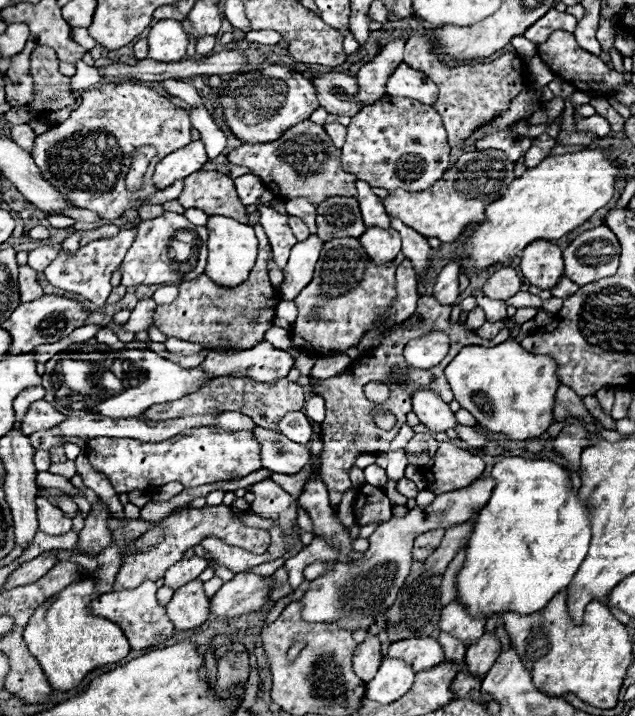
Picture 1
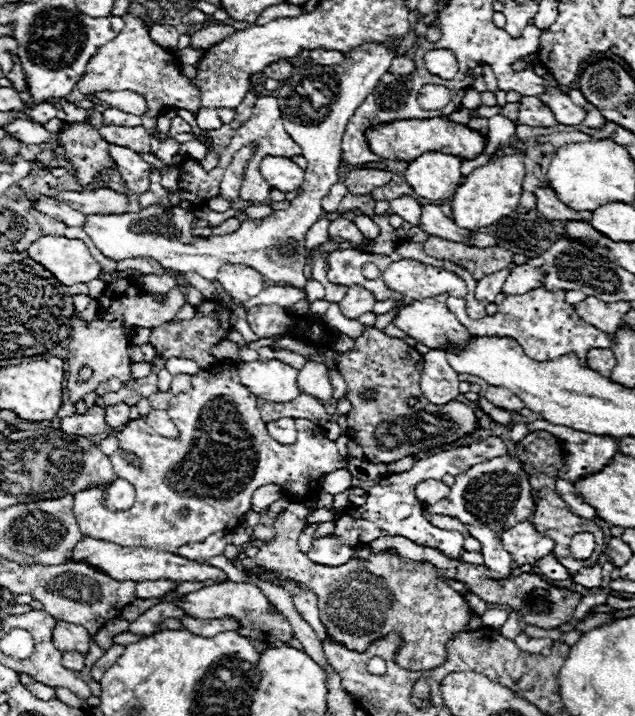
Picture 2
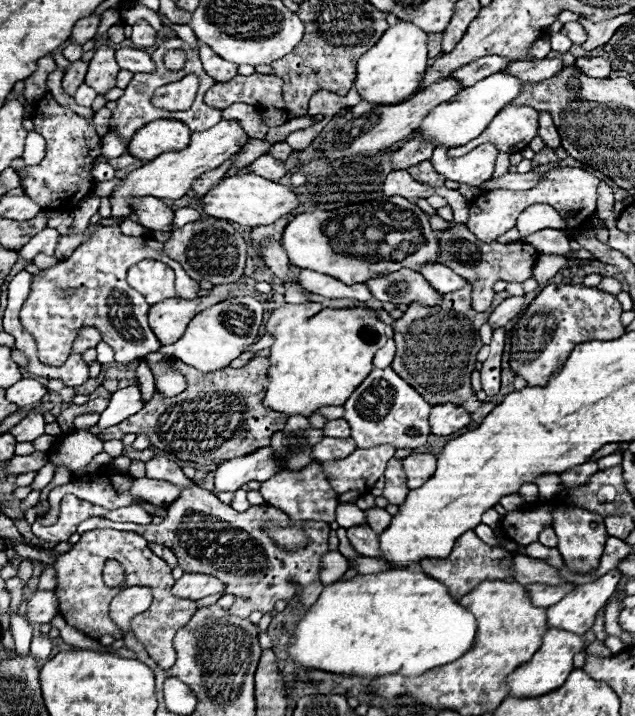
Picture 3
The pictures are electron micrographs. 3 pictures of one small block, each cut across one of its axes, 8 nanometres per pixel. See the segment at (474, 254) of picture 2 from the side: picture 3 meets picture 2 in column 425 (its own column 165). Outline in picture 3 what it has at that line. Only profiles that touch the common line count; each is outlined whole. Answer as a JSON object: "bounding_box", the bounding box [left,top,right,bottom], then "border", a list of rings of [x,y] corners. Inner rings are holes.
{"bounding_box":[164,216,246,284],"border":[[[202,216],[200,220],[182,226],[172,232],[170,240],[164,244],[164,250],[170,258],[178,260],[182,268],[194,278],[194,280],[208,280],[212,284],[226,284],[234,282],[244,274],[246,264],[246,240],[230,222]]]}

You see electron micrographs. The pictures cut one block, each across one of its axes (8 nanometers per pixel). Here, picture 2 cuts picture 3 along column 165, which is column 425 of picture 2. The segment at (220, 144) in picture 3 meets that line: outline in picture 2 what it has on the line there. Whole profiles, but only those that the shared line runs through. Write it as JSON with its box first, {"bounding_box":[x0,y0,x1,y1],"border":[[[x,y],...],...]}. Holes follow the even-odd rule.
{"bounding_box":[404,152,464,202],"border":[[[426,152],[420,158],[416,158],[414,162],[410,162],[404,178],[418,196],[422,196],[430,202],[450,202],[456,188],[464,182],[460,166],[462,166],[462,160],[458,156],[442,154],[442,152]]]}

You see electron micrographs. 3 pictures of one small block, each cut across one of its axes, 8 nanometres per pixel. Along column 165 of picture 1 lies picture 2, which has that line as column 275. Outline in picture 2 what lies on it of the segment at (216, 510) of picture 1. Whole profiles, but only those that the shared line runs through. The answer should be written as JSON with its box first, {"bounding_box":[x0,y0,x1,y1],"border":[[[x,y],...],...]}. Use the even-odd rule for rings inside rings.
{"bounding_box":[233,502,472,670],"border":[[[290,502],[290,506],[274,520],[274,540],[260,542],[256,558],[237,559],[233,565],[244,572],[250,572],[252,566],[264,566],[264,570],[276,570],[278,574],[284,574],[284,578],[308,586],[318,598],[320,620],[326,634],[342,646],[348,646],[348,650],[364,652],[376,638],[396,632],[404,638],[404,646],[396,652],[396,662],[400,666],[412,670],[442,666],[448,658],[446,644],[456,634],[468,630],[472,610],[464,596],[440,578],[436,566],[430,562],[404,564],[396,550],[370,554],[366,560],[350,560],[344,566],[314,564],[298,548],[298,536],[304,530],[306,514],[306,506]]]}

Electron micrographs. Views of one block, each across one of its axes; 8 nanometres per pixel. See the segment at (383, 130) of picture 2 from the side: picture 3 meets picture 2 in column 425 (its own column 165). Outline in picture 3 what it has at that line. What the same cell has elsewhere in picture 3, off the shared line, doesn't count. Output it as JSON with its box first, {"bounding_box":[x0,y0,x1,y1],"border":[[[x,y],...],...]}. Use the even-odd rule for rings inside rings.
{"bounding_box":[128,122,192,162],"border":[[[150,122],[134,134],[128,154],[150,162],[152,158],[158,158],[170,150],[186,148],[190,144],[190,136],[192,132],[188,126],[180,122]]]}

